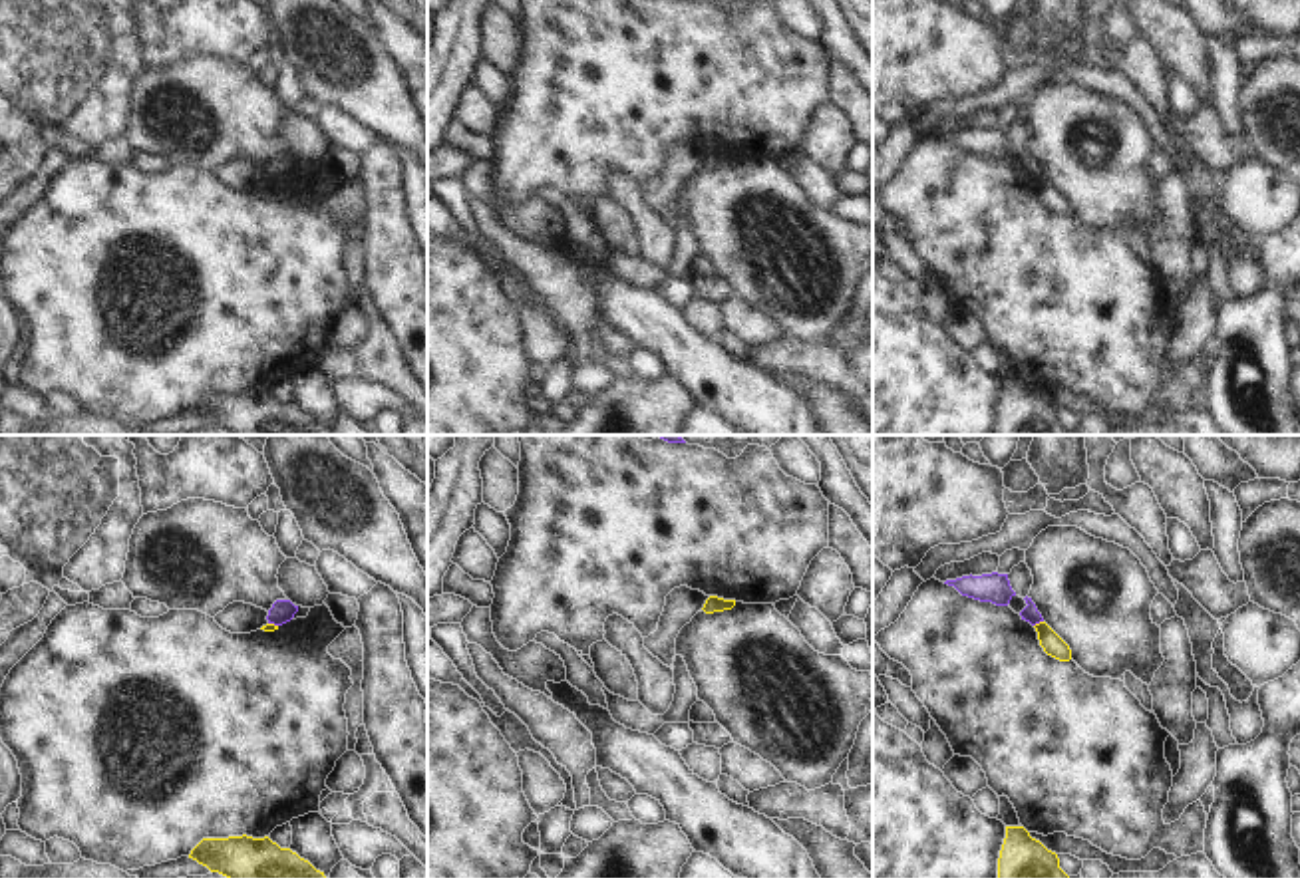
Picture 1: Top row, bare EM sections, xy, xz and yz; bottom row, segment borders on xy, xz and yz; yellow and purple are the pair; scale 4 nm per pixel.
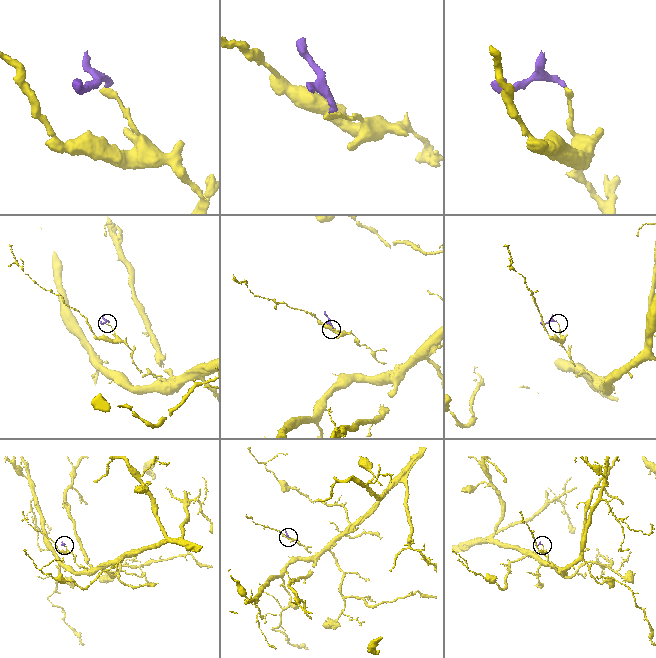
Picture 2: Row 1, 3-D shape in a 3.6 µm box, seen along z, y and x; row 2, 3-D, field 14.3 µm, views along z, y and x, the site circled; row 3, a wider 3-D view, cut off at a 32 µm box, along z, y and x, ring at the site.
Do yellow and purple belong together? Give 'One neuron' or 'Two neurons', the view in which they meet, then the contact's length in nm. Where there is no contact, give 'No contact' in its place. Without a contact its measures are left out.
Two neurons. Touches yellow in yz. Shared border 50 nm

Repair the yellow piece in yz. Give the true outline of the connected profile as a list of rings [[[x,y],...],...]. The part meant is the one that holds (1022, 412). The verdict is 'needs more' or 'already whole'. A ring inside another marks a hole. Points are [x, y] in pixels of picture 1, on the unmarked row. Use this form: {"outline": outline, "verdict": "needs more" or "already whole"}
{"outline": [[[1006,381],[996,435],[1069,435],[1056,407],[1032,393],[1024,381]]], "verdict": "already whole"}

